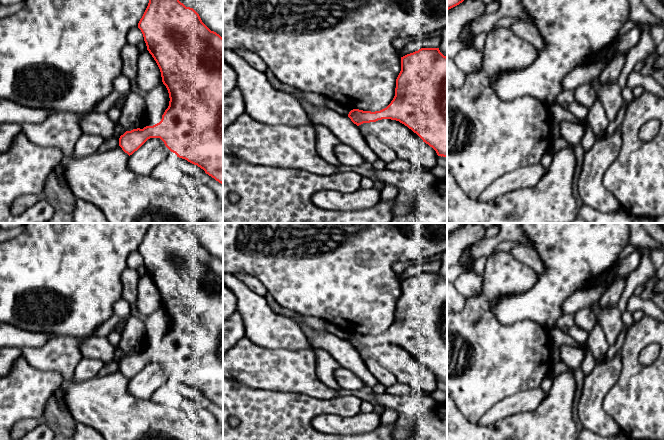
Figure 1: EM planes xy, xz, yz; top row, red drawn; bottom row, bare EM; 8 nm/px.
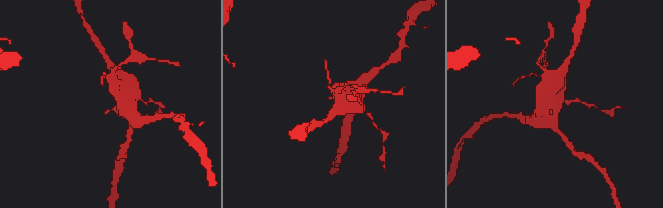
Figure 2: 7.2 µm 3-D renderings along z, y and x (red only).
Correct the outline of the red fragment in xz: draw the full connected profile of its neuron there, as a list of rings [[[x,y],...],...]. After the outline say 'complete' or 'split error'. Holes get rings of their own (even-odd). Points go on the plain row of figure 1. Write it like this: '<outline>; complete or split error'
[[[421,272],[401,281],[401,295],[391,327],[375,336],[353,333],[348,341],[357,350],[382,343],[399,345],[432,371],[438,380],[447,381],[447,281],[439,272]]]; complete

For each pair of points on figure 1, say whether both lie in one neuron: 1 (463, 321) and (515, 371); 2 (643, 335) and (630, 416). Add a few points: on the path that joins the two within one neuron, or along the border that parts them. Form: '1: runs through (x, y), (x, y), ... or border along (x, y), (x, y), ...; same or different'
1: runs through (476, 334), (502, 360); same
2: runs through (631, 355), (631, 396); same

